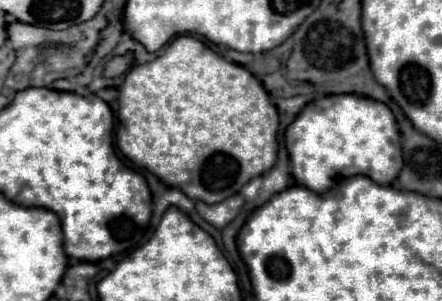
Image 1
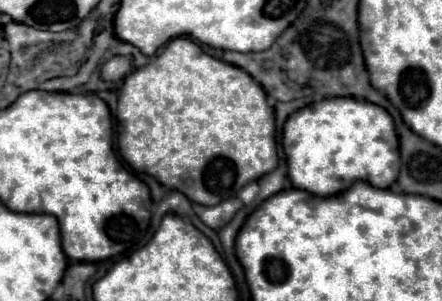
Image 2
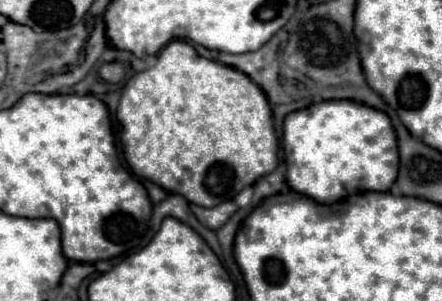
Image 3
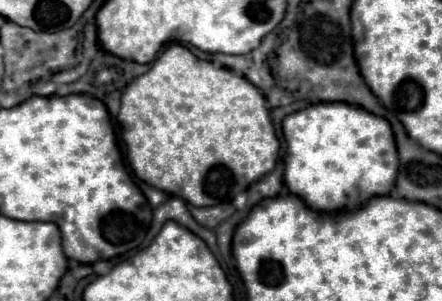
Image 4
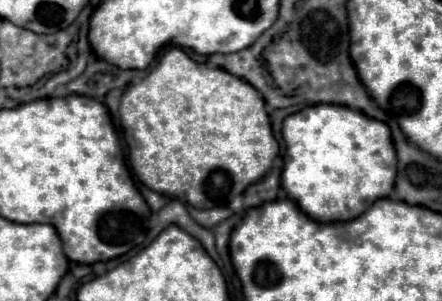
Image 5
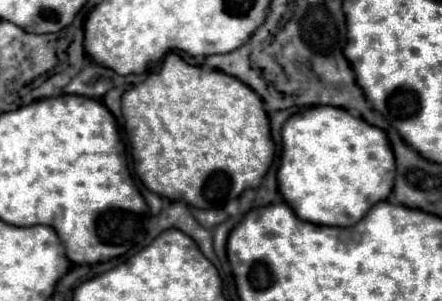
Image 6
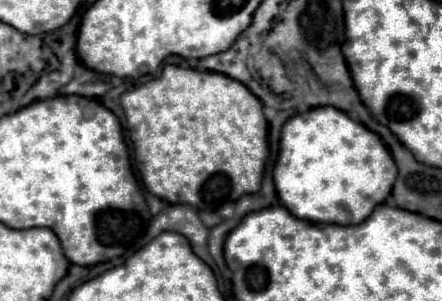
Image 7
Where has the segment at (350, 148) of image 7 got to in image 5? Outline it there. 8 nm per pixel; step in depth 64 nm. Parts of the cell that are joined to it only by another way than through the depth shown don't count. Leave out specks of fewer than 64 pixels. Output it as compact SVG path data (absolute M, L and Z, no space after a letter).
M316 104L290 114L282 126L286 142L286 158L282 168L282 188L300 210L318 222L348 222L366 212L378 198L386 198L396 178L396 152L390 138L390 128L384 122L372 120L362 112L346 106Z

